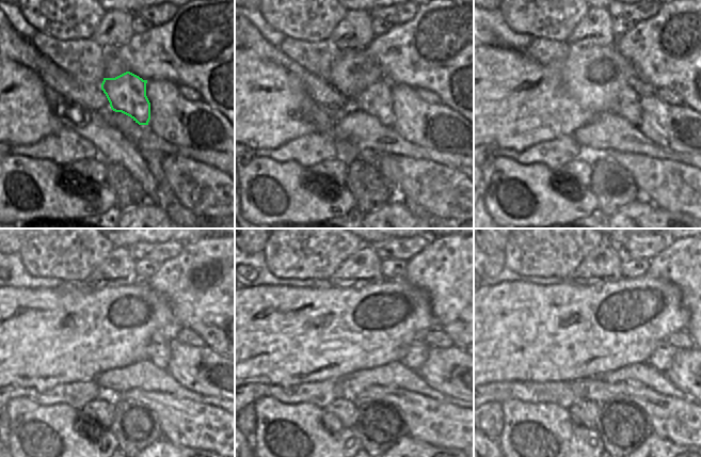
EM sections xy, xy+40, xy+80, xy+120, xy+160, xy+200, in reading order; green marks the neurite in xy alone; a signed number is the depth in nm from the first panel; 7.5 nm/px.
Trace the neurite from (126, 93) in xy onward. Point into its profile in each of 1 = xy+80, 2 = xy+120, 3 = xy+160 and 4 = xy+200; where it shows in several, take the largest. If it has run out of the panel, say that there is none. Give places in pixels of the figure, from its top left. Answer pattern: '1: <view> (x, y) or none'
1: xy+80 (627, 106)
2: xy+120 (159, 352)
3: xy+160 (417, 353)
4: xy+200 (662, 358)

